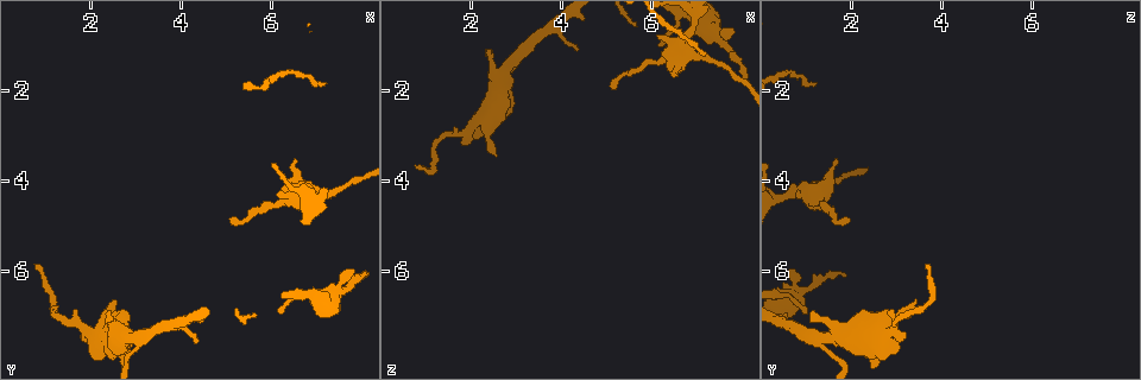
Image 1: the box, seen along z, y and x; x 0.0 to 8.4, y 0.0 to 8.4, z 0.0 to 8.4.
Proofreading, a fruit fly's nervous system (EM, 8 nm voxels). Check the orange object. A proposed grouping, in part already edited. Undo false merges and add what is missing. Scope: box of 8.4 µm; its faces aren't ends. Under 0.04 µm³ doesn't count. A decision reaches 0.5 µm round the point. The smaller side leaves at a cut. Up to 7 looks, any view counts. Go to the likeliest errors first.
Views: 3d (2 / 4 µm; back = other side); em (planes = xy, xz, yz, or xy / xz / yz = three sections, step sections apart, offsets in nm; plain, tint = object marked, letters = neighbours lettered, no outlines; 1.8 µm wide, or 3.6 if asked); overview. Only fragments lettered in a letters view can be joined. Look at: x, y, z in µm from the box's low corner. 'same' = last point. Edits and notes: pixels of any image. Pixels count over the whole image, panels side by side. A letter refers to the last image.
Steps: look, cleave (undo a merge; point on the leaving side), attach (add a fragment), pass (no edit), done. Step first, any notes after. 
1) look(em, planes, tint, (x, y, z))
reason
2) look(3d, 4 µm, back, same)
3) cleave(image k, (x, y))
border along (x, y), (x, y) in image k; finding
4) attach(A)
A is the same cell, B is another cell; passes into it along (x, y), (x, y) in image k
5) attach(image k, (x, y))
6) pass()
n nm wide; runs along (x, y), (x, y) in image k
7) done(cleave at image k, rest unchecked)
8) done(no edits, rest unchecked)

look(em, xy, step 4, tint, (6.45, 3.60, 1.70))
free end

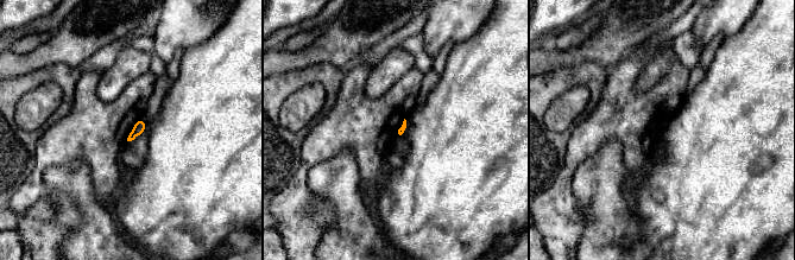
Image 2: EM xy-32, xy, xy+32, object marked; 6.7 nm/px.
look(em, planes, letters, same)
another direction

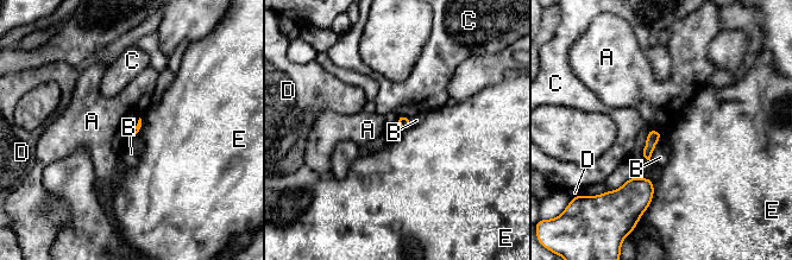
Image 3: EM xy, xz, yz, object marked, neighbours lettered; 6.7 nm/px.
pass()
A, B, C, D and E are other cells; border along (653, 195), (652, 202), (647, 208) in image 3; none of them fits

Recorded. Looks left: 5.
look(em, yz, step 8, letters, (7.75, 5.90, 0.65))
free end

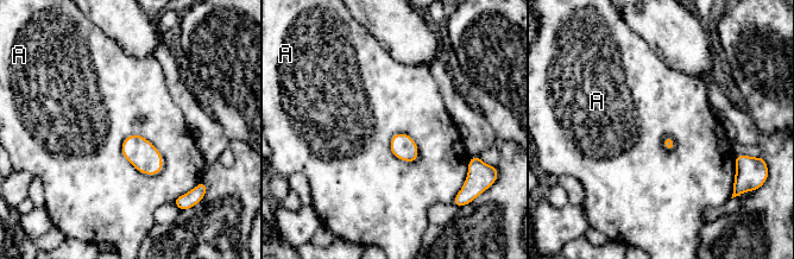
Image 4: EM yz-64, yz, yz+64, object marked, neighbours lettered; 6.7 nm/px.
look(em, planes, letters, same)

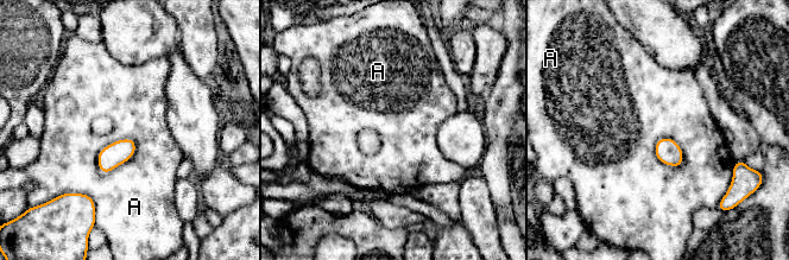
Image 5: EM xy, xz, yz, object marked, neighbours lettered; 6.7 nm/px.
pass()
160 nm wide; A is another cell; border along (136, 141), (127, 160), (99, 170) in image 5; no lettered fragment goes on from it

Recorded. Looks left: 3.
look(3d, 2 µm, (2.60, 6.65, 3.45))
free end

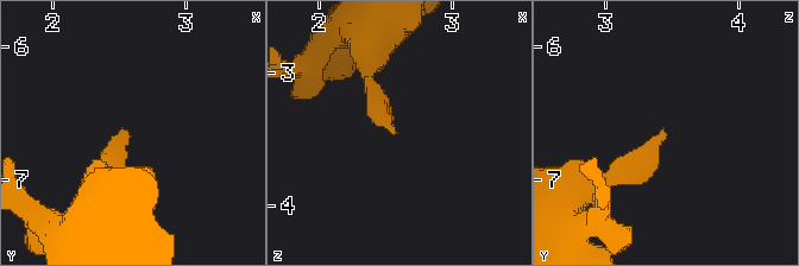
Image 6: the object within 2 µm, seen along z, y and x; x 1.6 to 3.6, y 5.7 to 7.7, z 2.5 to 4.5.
look(em, planes, letters, (2.56, 6.66, 3.42))
now the EM

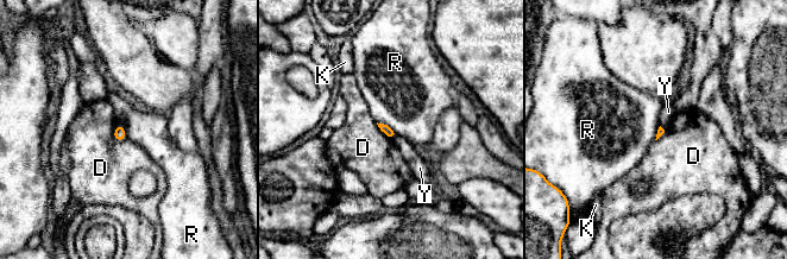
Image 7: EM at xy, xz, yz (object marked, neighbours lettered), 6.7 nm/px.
pass()
D touches over 130 nm; D, K, R and Y are other cells; no lettered fragment goes on from it

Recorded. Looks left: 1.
done(no edits, rest unchecked)

